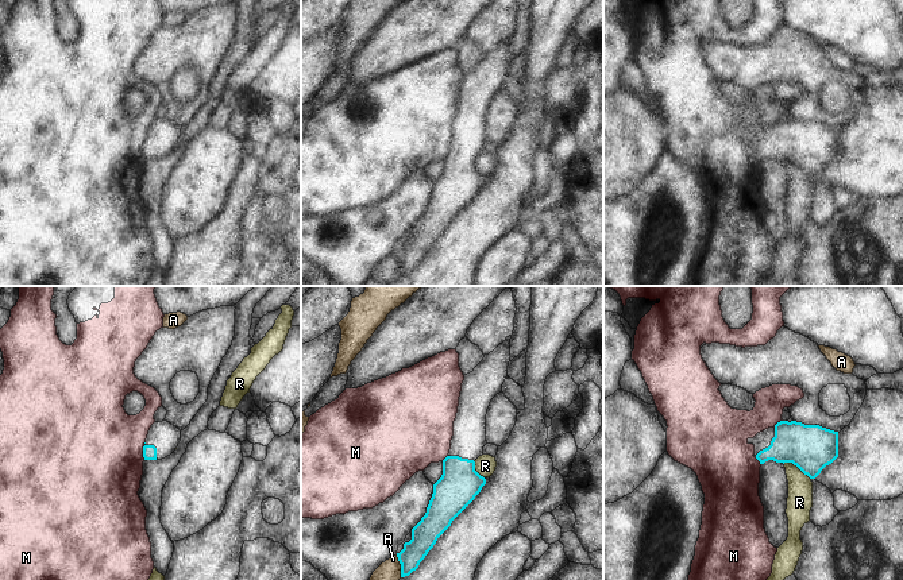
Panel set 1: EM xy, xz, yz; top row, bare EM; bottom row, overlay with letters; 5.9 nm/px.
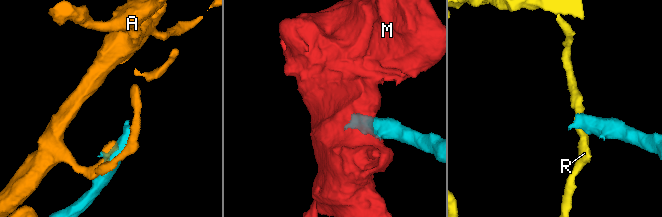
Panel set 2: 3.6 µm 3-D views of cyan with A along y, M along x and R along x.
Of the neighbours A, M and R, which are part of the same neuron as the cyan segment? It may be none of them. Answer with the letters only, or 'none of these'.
none of these

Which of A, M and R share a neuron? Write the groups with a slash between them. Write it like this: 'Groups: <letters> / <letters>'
Groups: A / M / R

